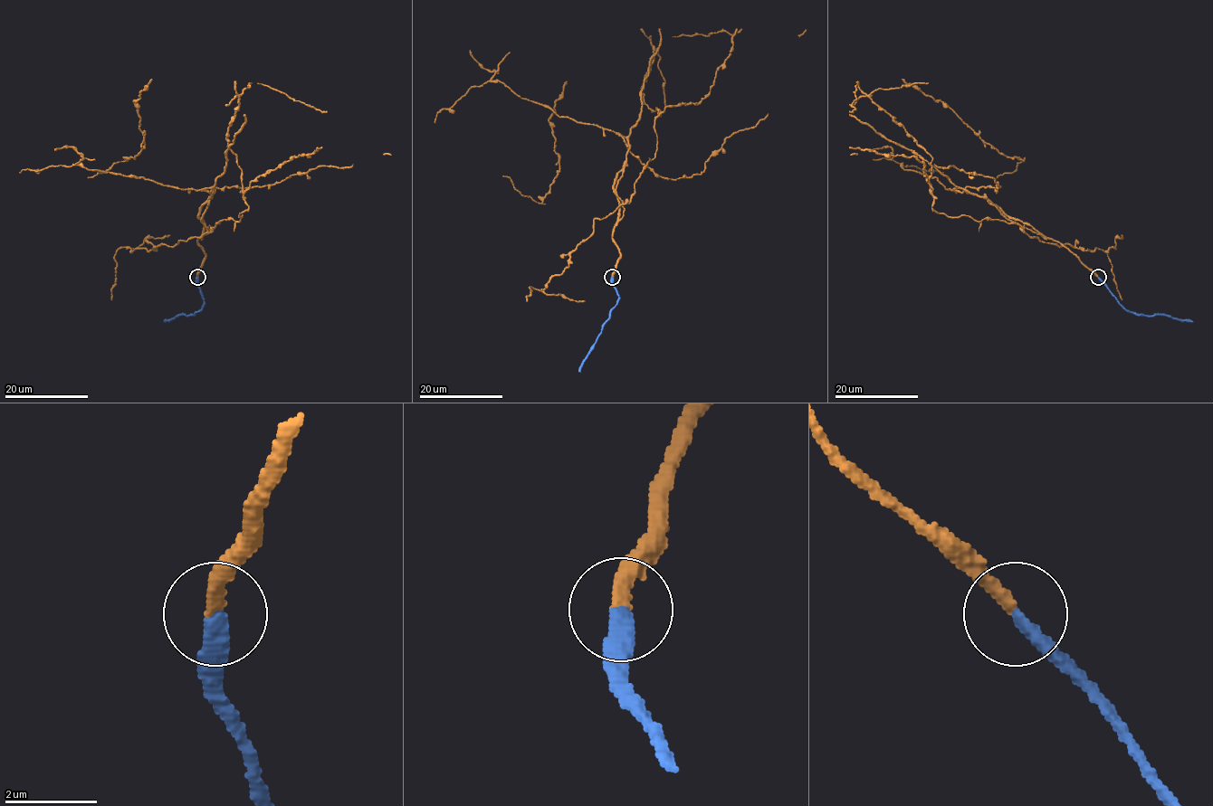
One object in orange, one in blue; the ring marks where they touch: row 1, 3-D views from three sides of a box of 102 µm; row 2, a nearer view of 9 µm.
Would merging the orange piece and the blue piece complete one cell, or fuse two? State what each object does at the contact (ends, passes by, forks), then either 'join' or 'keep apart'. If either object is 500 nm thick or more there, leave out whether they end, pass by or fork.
orange ends; blue ends; keep apart

